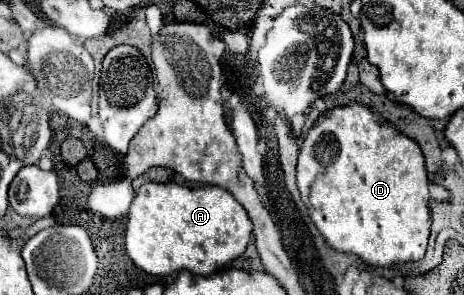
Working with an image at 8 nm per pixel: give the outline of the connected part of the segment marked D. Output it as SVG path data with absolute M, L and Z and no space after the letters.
M350 103L334 107L316 121L300 147L296 183L312 223L334 251L352 253L372 267L420 261L426 255L430 237L430 193L422 149L366 105Z

